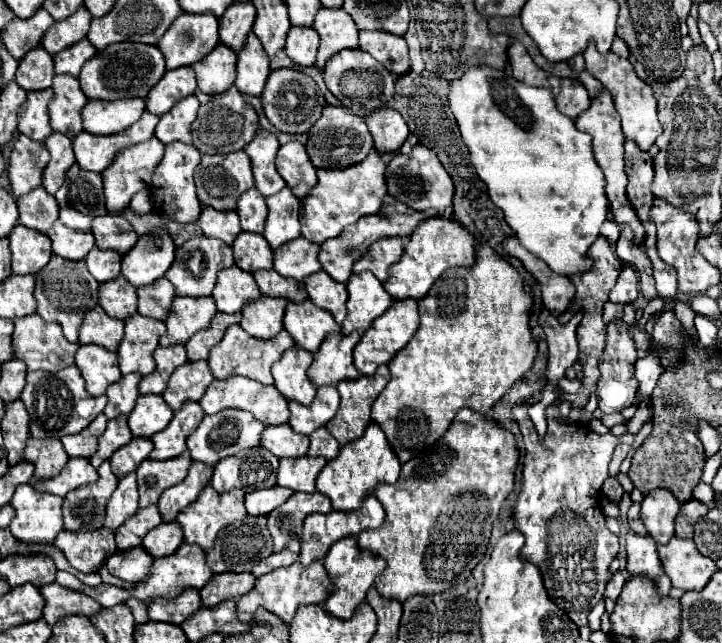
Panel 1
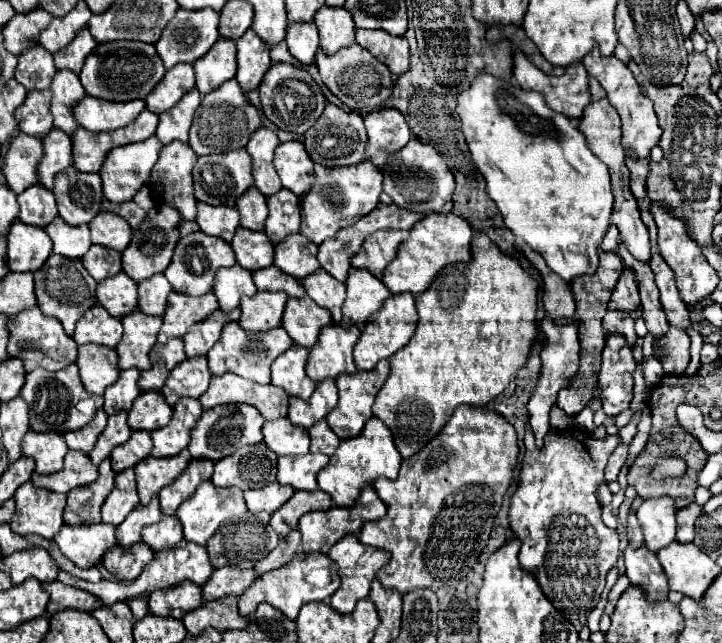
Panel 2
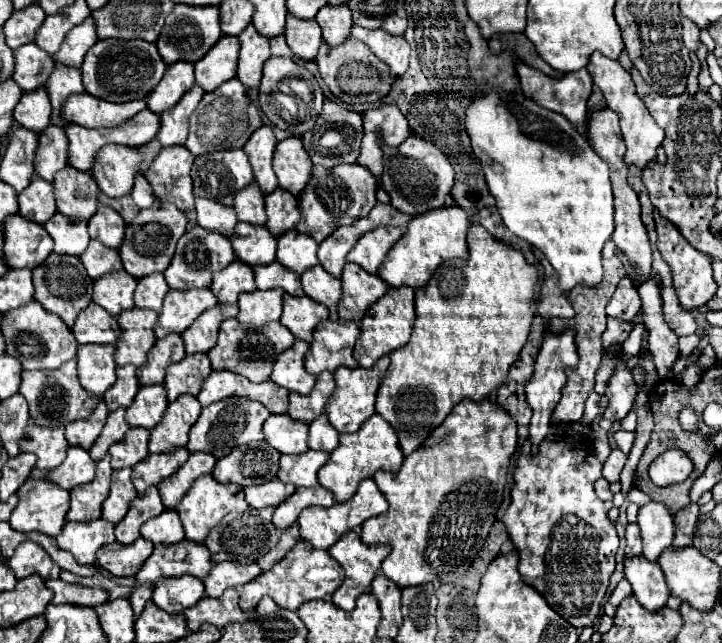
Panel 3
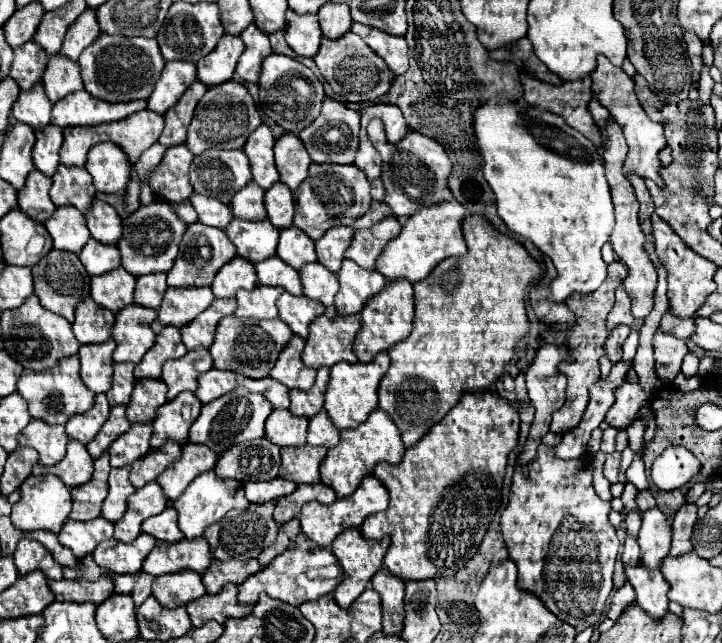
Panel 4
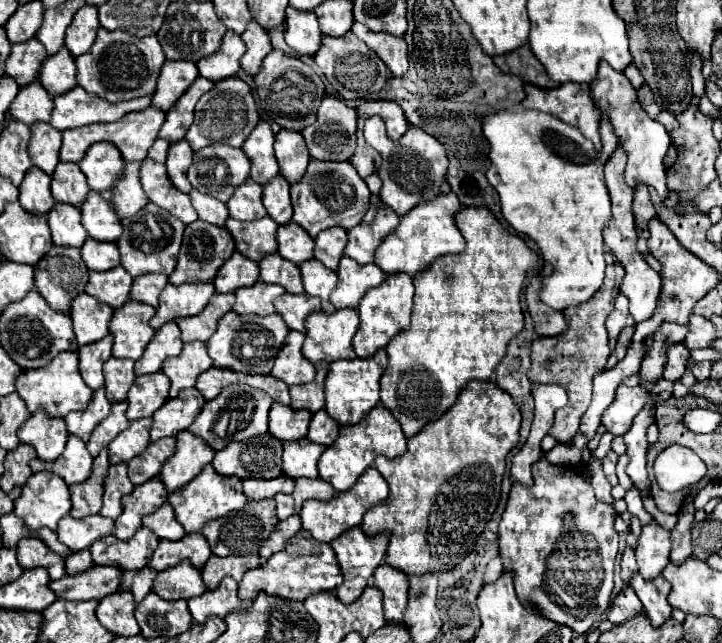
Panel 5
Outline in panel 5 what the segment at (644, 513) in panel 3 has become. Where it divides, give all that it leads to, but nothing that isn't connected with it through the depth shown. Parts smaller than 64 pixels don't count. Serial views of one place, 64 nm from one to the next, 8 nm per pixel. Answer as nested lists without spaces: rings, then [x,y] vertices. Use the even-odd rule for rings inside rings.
[[[652,522],[644,526],[636,546],[636,562],[644,580],[654,580],[670,562],[670,532]]]

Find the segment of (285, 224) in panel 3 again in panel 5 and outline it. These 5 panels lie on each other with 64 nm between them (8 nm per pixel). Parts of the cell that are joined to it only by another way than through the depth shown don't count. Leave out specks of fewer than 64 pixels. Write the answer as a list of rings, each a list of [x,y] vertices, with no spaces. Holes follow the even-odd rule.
[[[274,176],[266,186],[262,194],[264,206],[268,210],[268,216],[278,224],[288,224],[292,220],[292,204],[290,204],[290,184],[284,180],[284,176]]]

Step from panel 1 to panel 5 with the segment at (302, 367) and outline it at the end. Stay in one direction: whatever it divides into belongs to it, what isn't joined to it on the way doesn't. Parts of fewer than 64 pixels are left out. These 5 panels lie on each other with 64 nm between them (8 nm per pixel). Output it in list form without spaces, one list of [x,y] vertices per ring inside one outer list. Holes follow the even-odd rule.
[[[290,330],[272,368],[272,376],[276,376],[278,380],[284,380],[288,386],[312,382],[316,374],[314,364],[308,364],[308,360],[304,360],[300,352],[302,342],[304,342],[304,334]]]

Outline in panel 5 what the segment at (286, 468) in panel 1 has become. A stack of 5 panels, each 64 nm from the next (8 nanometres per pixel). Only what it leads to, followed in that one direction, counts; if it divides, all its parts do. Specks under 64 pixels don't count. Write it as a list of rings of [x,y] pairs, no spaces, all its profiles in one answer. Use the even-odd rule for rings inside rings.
[[[308,438],[294,440],[284,444],[284,456],[282,456],[282,472],[290,478],[318,478],[316,462],[320,458],[320,452],[324,452],[326,446],[312,444]]]

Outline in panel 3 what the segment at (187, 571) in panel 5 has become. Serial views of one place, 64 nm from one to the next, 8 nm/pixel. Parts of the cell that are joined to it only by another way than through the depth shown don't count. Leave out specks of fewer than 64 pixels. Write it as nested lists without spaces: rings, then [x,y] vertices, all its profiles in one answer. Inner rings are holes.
[[[178,576],[176,580],[160,580],[154,584],[154,604],[168,614],[184,612],[204,598],[204,584],[196,576]]]

